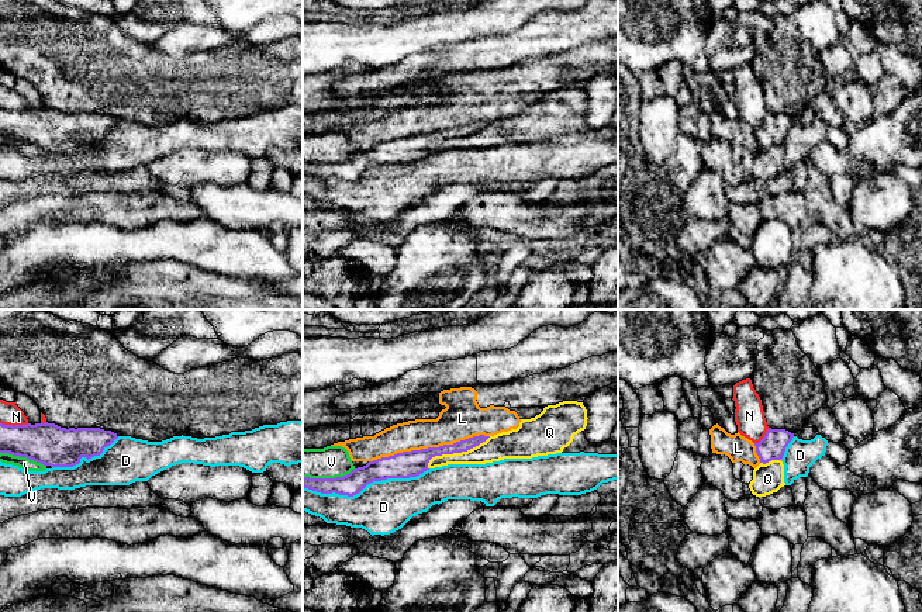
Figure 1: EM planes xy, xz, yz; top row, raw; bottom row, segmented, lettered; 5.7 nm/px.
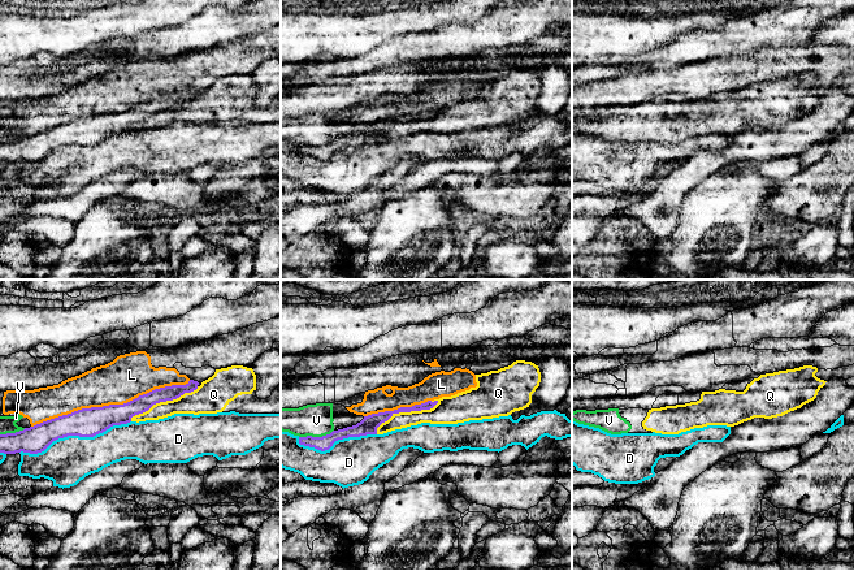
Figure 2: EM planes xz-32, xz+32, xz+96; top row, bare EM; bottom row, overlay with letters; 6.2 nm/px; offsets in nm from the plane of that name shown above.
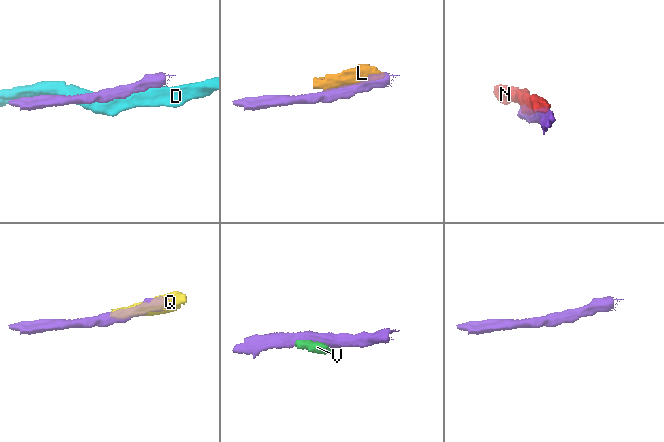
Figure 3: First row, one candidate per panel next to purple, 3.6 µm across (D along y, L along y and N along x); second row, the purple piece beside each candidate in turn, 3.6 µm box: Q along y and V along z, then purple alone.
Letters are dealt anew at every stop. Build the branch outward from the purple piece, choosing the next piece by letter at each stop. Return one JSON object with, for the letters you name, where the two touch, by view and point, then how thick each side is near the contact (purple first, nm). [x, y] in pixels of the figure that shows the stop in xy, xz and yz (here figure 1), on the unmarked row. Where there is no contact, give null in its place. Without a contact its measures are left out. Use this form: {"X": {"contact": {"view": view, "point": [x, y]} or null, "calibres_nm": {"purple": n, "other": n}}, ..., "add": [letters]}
{"add": []}

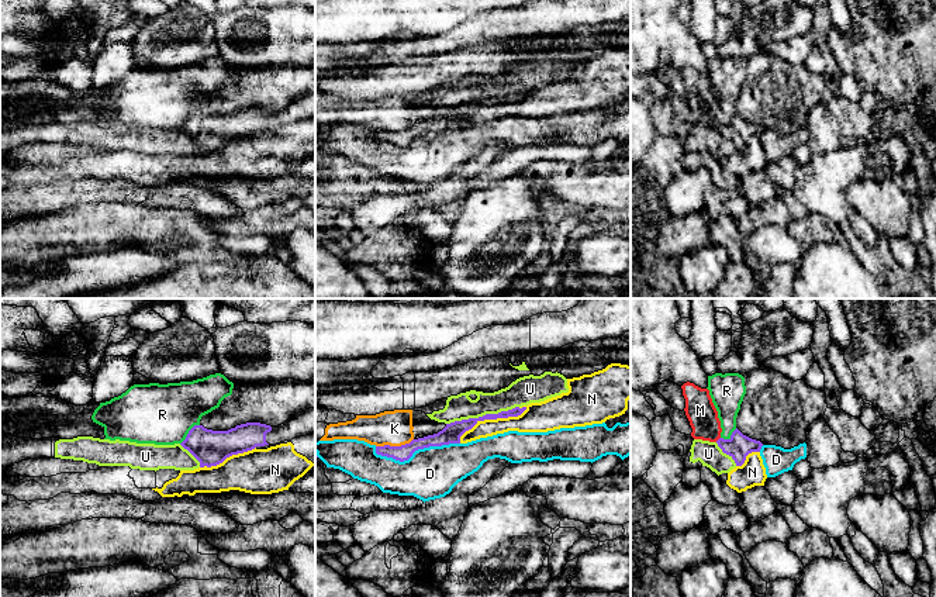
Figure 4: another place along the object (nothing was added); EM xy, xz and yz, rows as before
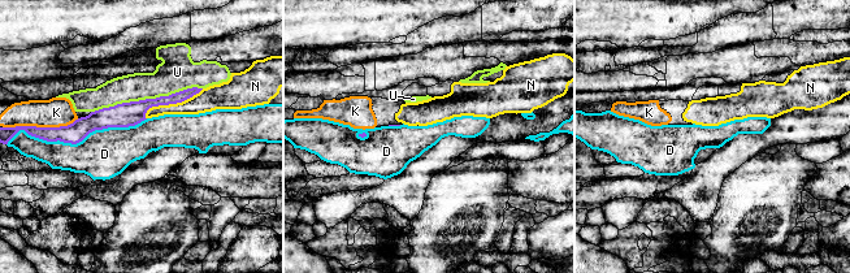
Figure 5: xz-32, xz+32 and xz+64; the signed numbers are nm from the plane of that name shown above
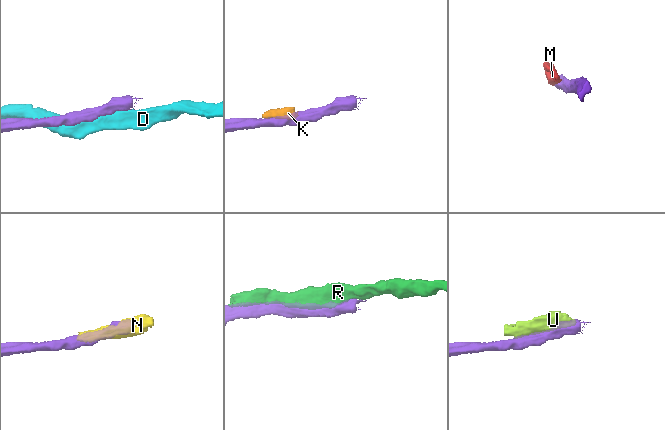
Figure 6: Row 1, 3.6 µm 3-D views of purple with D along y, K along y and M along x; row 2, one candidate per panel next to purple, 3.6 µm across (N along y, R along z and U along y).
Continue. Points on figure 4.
{"add": []}

